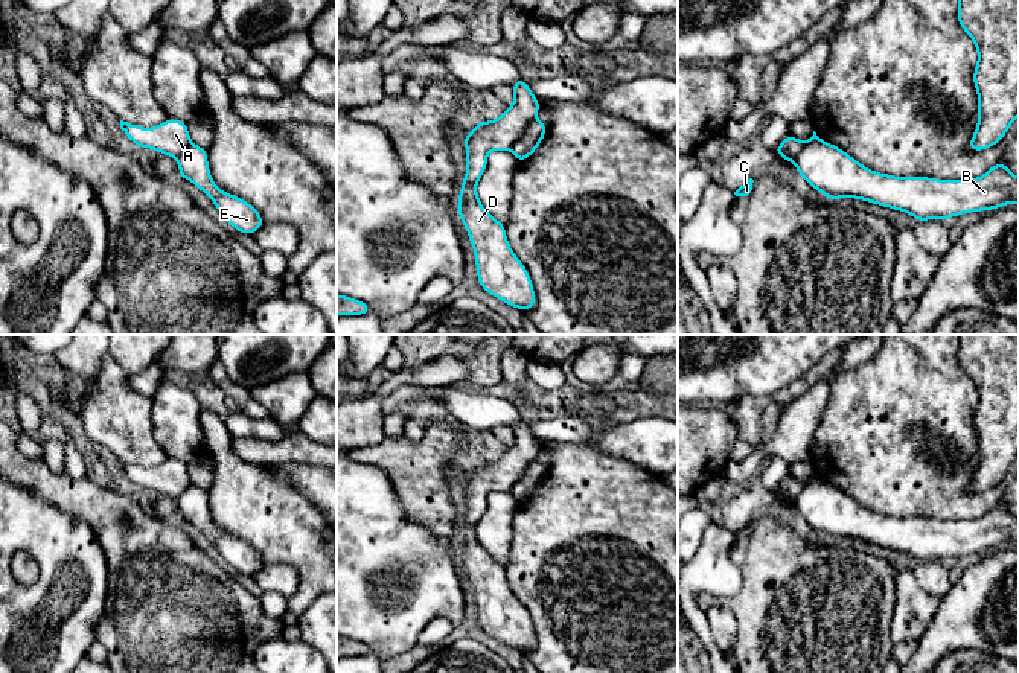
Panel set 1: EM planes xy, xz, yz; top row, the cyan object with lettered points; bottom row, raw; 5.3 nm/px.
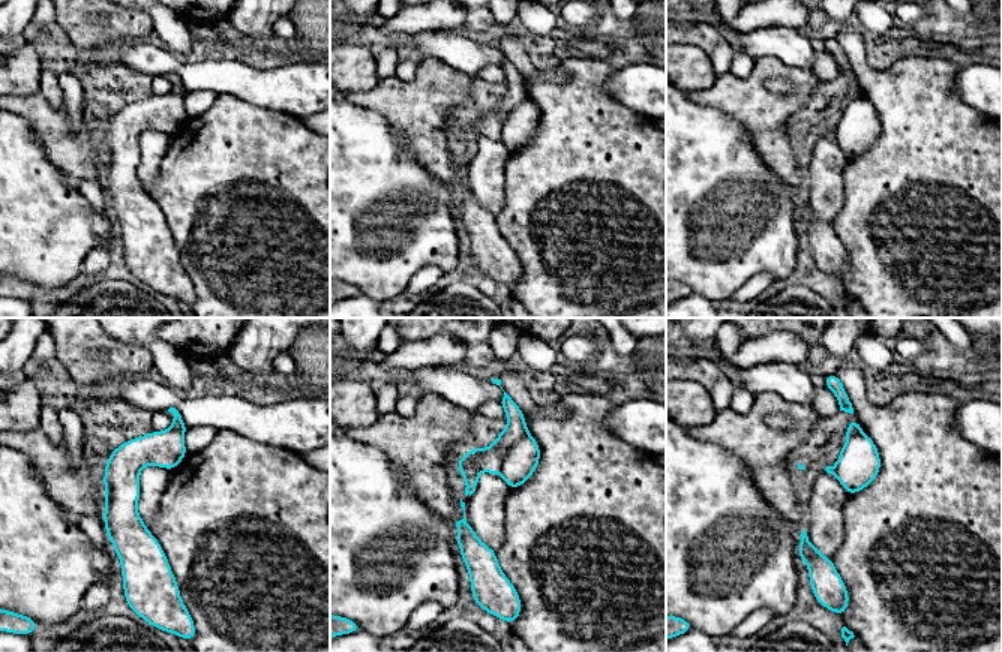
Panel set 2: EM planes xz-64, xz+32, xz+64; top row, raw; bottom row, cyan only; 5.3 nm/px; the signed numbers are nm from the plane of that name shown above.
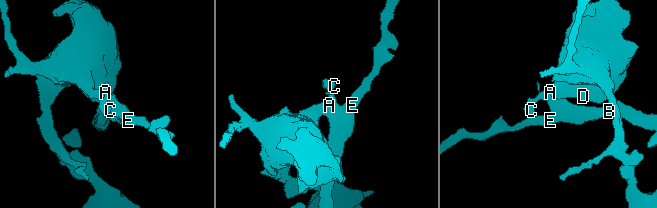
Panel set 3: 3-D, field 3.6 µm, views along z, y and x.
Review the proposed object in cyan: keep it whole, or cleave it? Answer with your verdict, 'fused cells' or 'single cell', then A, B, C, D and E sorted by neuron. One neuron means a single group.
fused cells; A C D / B E

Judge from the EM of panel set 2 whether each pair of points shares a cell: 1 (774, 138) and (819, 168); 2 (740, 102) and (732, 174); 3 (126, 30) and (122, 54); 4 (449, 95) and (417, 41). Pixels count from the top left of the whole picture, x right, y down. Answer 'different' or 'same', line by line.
1: different
2: different
3: different
4: different

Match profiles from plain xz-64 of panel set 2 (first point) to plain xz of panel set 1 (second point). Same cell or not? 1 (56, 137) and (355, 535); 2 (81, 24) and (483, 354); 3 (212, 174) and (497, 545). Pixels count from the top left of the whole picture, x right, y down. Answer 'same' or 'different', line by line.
1: different
2: same
3: different

